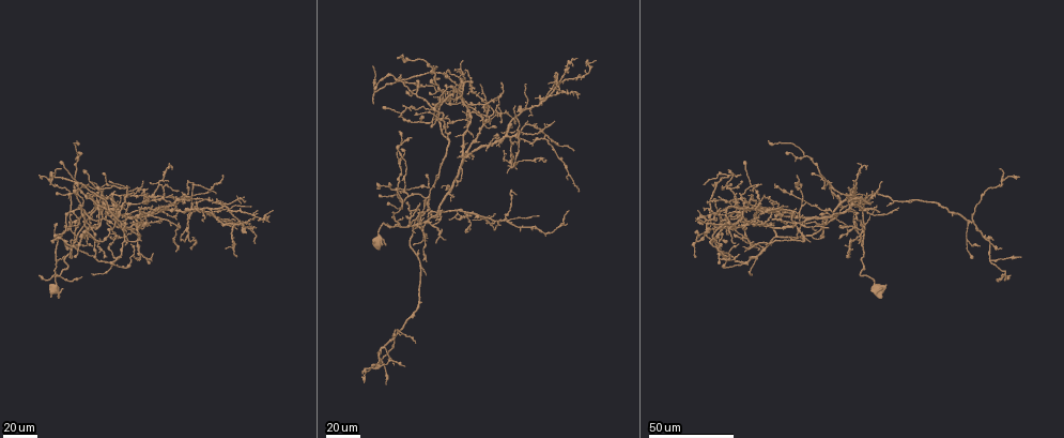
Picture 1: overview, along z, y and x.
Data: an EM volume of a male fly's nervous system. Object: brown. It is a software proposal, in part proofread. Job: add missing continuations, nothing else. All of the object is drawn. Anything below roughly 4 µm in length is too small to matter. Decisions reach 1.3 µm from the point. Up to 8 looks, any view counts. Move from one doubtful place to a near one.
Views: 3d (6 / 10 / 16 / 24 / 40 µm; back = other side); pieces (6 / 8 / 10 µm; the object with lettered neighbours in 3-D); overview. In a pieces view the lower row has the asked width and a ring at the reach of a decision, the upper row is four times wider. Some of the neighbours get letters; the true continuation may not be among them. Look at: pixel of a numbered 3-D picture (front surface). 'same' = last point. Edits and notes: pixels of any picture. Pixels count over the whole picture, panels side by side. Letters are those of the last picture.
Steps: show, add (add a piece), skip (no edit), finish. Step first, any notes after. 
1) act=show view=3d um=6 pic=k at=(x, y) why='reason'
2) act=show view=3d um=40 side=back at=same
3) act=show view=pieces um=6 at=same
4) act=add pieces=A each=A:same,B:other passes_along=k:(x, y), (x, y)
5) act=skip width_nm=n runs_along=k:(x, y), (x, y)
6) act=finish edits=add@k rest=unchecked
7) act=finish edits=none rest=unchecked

act=show view=3d um=40 pic=1 at=(797, 177) why='tapers out'

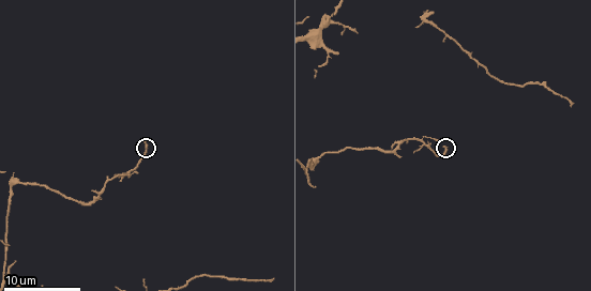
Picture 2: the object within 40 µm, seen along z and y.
act=show view=pieces um=10 pic=2 at=(145, 140)

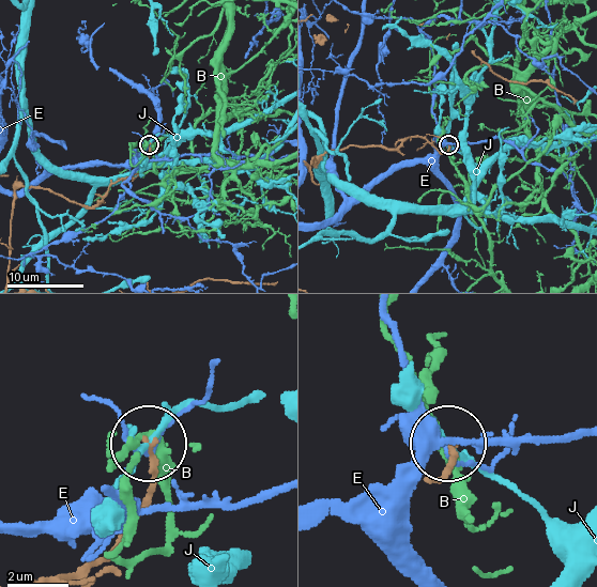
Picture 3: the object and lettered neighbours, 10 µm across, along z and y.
act=skip width_nm=150 each=B:other,E:other,J:other runs_along=3:(83, 574), (148, 492), (148, 449) found='none of them fits'

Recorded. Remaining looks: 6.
act=show view=3d um=24 pic=1 at=(560, 90) why='branch stops here'

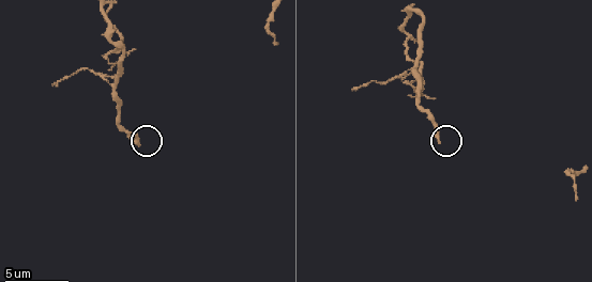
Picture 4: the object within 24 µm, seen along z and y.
act=show view=3d um=10 pic=4 at=(437, 141)

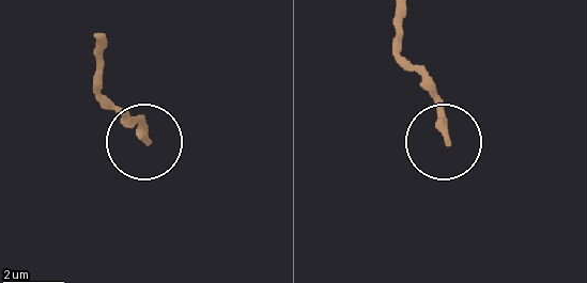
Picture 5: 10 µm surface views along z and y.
act=show view=pieces um=10 pic=5 at=(447, 139)

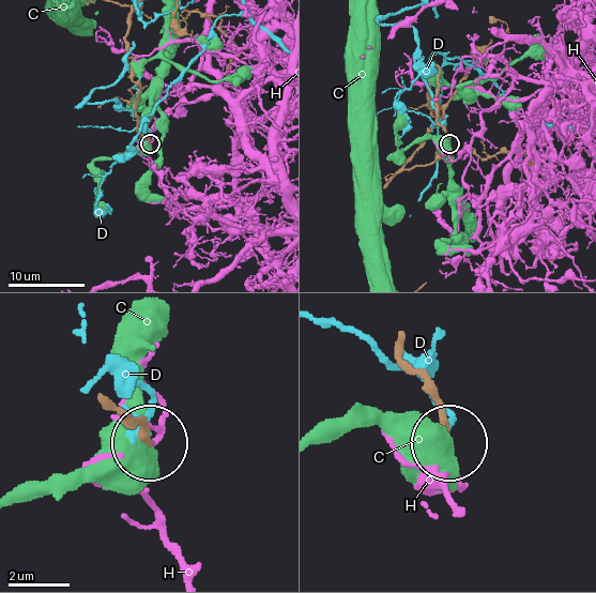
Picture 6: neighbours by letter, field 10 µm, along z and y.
act=skip each=C:other,D:other,H:other found='no lettered piece goes on from it'

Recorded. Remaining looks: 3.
act=show view=3d um=24 pic=1 at=(373, 104) why='free end'

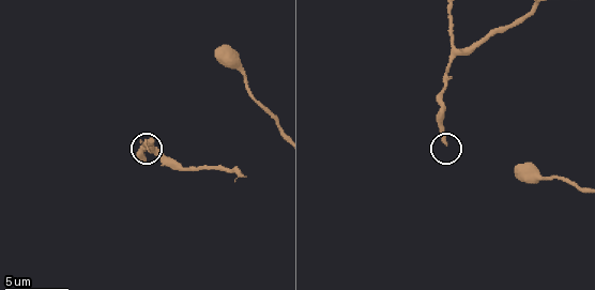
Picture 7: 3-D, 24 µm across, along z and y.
act=show view=pieces um=6 pic=7 at=(446, 143)

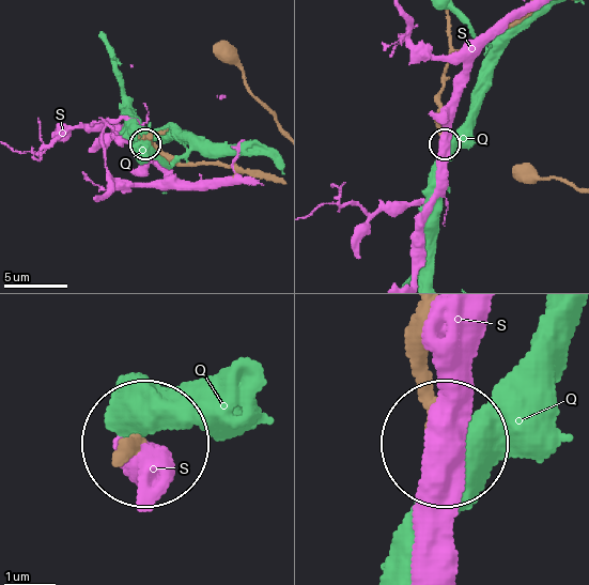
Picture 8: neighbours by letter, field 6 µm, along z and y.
act=skip each=Q:other,S:other found='no lettered piece goes on from it'

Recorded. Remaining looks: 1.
act=finish edits=none rest=unchecked

